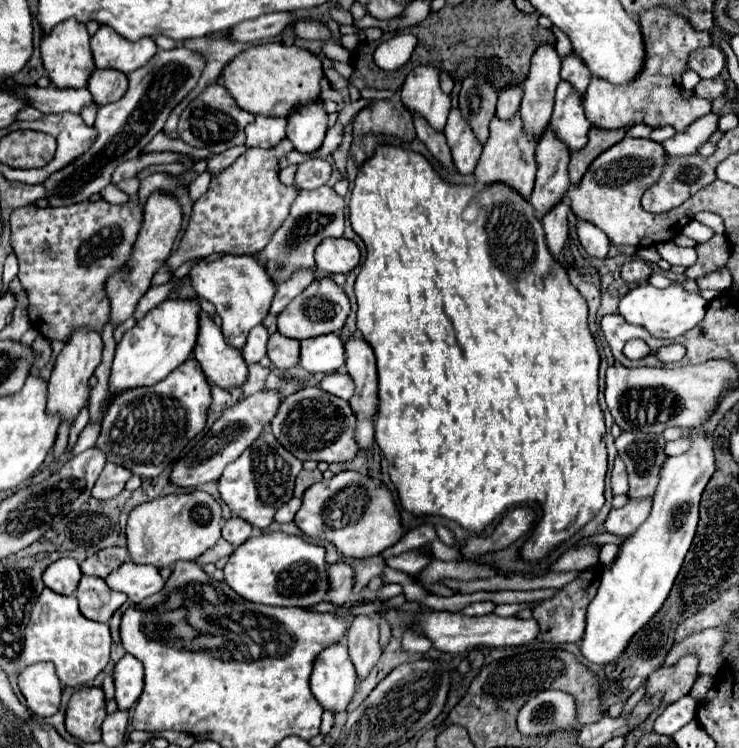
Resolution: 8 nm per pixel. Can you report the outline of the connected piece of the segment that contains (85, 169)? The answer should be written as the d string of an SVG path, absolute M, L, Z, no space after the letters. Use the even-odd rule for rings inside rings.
M178 46L174 50L158 50L146 66L128 74L128 92L118 102L102 106L96 114L96 140L92 148L72 160L72 164L54 172L54 176L48 176L48 180L44 182L44 188L48 192L46 200L50 208L90 200L92 194L98 194L106 186L110 186L114 168L124 160L136 158L142 148L158 132L162 132L170 110L196 86L202 68L204 58L200 54Z

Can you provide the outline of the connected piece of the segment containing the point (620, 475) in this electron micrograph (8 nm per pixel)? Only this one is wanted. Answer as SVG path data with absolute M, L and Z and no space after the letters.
M618 456L614 460L614 468L612 468L612 492L614 494L626 494L628 492L626 468L624 468L624 462Z

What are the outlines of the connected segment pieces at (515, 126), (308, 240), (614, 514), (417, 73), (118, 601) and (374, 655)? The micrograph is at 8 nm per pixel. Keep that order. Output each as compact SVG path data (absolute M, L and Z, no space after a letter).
M516 114L510 120L500 120L494 118L490 122L490 138L484 146L484 152L478 160L476 166L476 182L480 186L488 186L488 184L508 184L514 192L520 192L522 196L526 196L524 200L530 198L530 192L534 188L534 174L536 174L536 162L534 162L534 142L528 140L528 136L524 136L522 132L522 120Z
M322 186L316 190L302 190L290 208L290 216L274 232L272 242L264 250L256 252L256 256L260 262L268 266L276 284L288 280L290 274L298 268L310 268L314 270L316 276L320 276L314 264L314 250L324 238L342 236L342 232L344 232L344 198L338 196L330 186Z
M652 498L644 500L630 500L626 506L616 508L606 518L606 530L618 536L632 536L636 528L648 518L648 512L652 508Z
M434 66L414 68L402 86L402 104L420 114L436 132L442 132L450 112L450 98L440 90L440 70Z
M82 576L76 598L80 604L80 612L94 622L108 622L114 610L118 610L128 596L108 588L108 584L98 576Z
M370 616L354 618L348 630L348 652L350 660L356 668L358 680L364 680L368 672L380 660L380 646L378 646L378 624Z

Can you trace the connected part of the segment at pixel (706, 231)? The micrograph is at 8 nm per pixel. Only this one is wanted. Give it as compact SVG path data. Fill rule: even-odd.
M692 220L692 222L684 228L684 234L686 234L688 238L696 240L698 244L704 244L704 242L708 242L708 240L712 238L712 234L714 234L714 232L712 232L708 226L704 226L704 224L700 224L700 222Z

